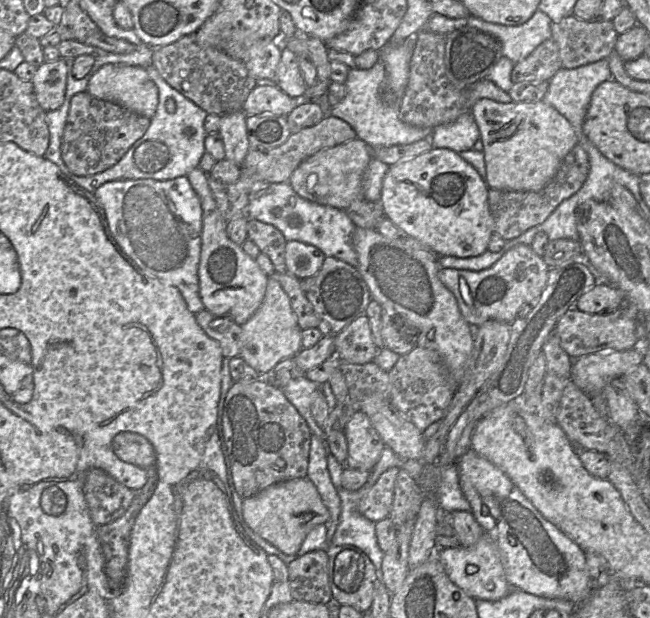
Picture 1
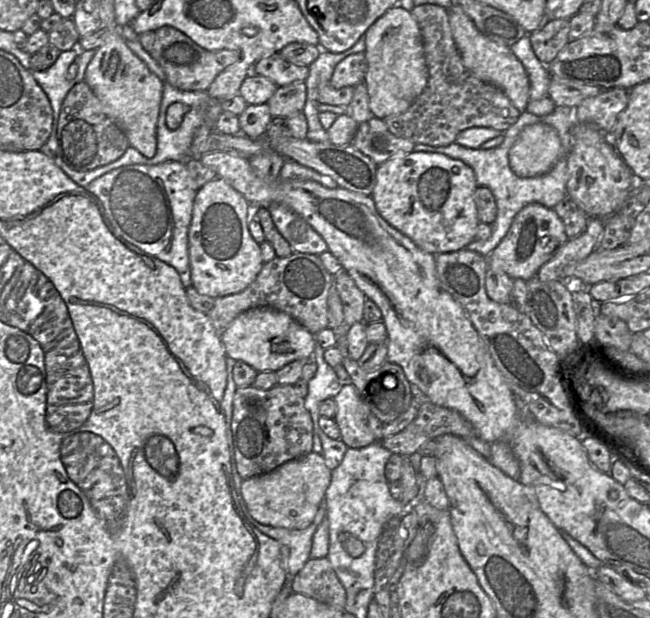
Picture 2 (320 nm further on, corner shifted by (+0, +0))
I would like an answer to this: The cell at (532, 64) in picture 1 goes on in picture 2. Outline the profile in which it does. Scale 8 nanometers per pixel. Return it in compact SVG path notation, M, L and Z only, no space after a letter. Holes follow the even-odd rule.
M551 19L540 30L529 35L536 57L545 65L551 63L560 50L570 42L570 24L567 19Z

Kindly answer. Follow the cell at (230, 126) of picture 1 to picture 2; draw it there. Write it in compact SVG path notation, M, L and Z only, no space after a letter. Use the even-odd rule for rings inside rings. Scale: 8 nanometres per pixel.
M214 178L197 191L188 230L188 253L192 285L198 293L213 298L231 295L243 291L256 279L264 261L260 244L253 239L248 228L251 214L251 204L223 178Z

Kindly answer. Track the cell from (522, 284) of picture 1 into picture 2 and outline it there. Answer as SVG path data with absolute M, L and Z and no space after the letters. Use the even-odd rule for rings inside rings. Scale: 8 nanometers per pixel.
M532 203L525 206L514 218L512 225L493 252L487 257L488 266L500 269L512 279L530 280L567 242L562 219L553 209Z

